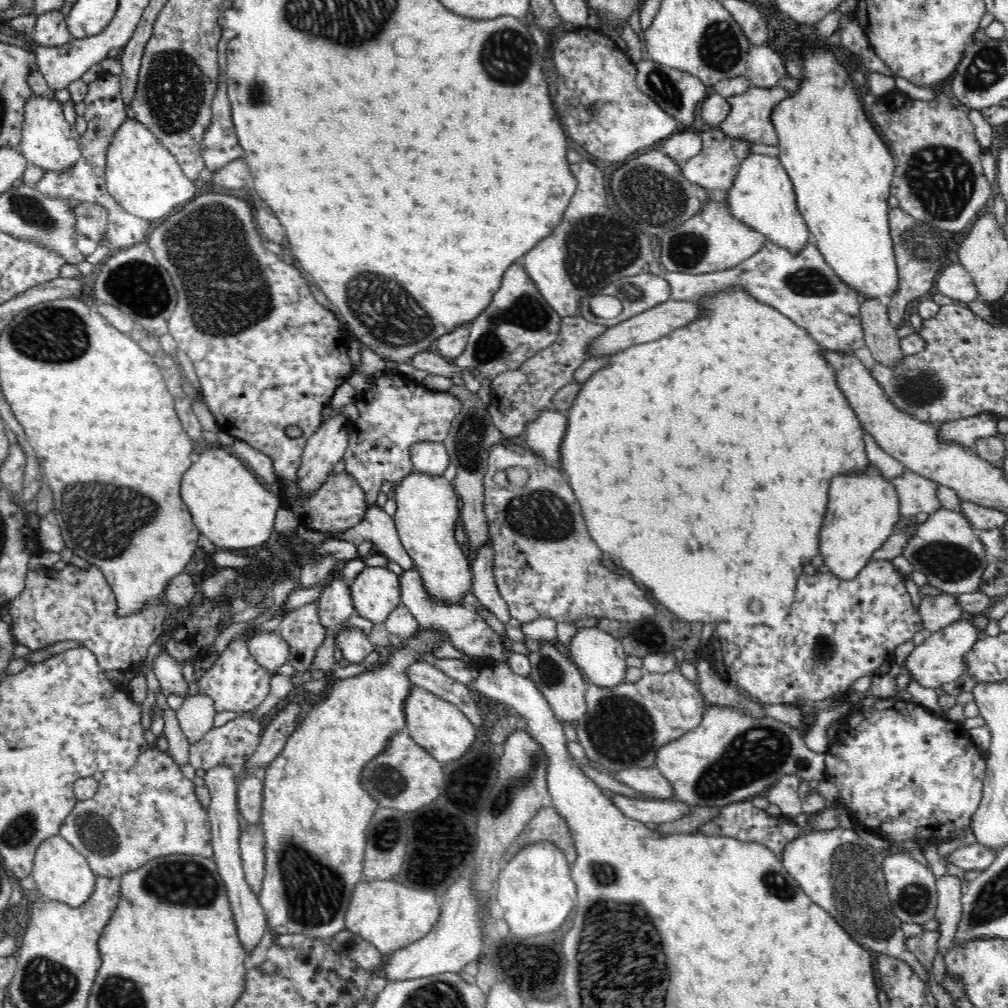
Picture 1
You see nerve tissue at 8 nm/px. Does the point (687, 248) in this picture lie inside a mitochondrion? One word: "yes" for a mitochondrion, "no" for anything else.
yes

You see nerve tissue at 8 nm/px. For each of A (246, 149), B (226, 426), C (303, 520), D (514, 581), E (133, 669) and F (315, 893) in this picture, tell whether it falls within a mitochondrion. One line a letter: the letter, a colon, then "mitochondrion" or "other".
A: other
B: other
C: other
D: other
E: other
F: mitochondrion

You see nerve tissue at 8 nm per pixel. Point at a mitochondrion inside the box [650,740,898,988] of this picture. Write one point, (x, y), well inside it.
(851, 865)

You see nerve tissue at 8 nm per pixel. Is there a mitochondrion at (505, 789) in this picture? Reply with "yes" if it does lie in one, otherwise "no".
yes

